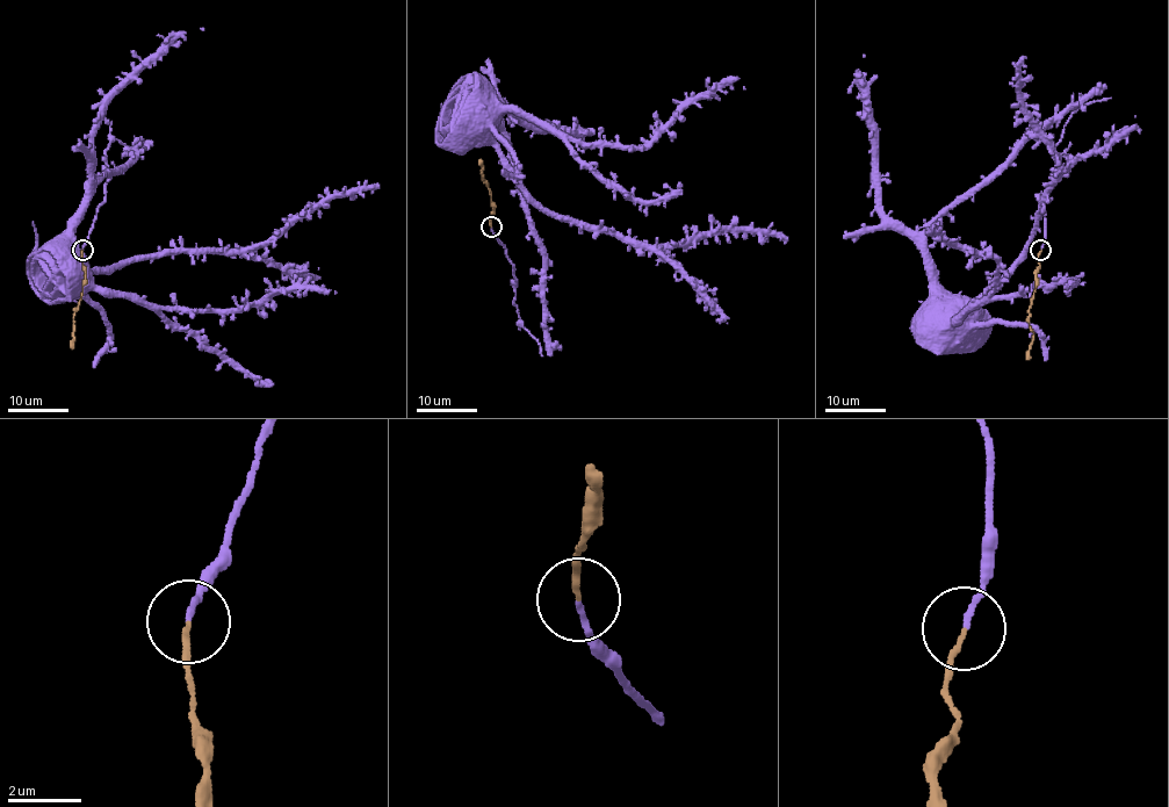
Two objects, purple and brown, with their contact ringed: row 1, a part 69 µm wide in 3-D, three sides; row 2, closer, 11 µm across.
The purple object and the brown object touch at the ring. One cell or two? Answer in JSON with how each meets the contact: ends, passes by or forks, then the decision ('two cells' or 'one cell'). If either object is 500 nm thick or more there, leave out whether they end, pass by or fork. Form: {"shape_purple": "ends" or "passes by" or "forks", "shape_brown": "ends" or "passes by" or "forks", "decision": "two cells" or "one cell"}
{"shape_purple": "ends", "shape_brown": "ends", "decision": "one cell"}

